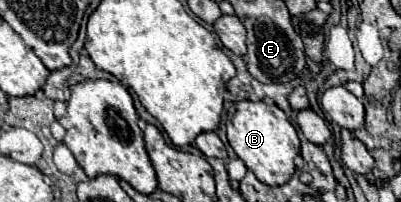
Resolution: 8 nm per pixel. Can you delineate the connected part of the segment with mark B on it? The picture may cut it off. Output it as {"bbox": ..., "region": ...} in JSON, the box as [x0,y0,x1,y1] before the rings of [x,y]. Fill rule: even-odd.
{"bbox":[227,100,299,186],"region":[[[243,100],[237,104],[237,110],[233,118],[229,120],[227,128],[227,140],[233,148],[233,152],[245,162],[245,166],[263,182],[269,186],[287,184],[289,178],[295,174],[295,156],[299,154],[299,136],[293,124],[289,122],[287,114],[277,108],[275,104],[265,102],[251,102]]]}

